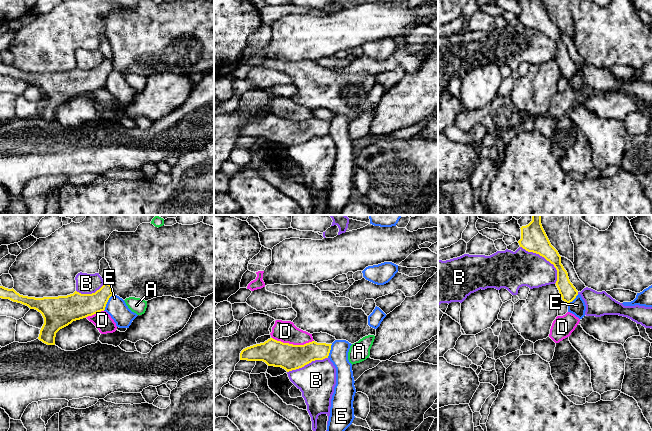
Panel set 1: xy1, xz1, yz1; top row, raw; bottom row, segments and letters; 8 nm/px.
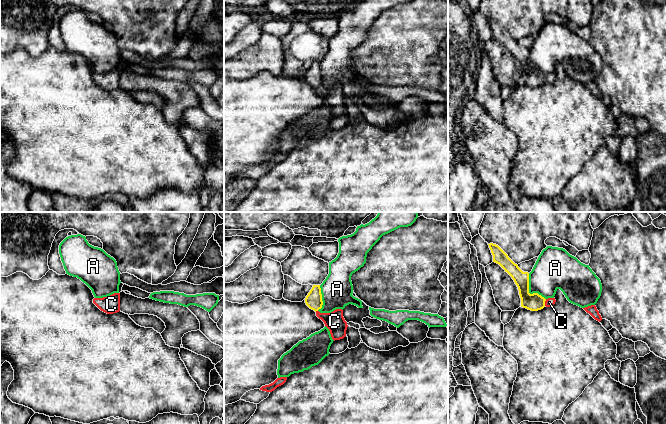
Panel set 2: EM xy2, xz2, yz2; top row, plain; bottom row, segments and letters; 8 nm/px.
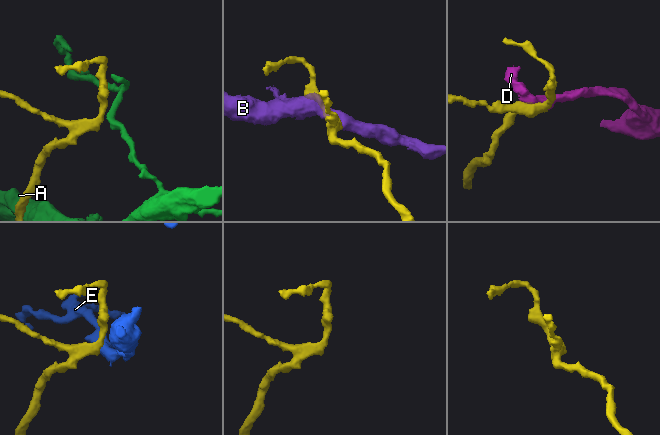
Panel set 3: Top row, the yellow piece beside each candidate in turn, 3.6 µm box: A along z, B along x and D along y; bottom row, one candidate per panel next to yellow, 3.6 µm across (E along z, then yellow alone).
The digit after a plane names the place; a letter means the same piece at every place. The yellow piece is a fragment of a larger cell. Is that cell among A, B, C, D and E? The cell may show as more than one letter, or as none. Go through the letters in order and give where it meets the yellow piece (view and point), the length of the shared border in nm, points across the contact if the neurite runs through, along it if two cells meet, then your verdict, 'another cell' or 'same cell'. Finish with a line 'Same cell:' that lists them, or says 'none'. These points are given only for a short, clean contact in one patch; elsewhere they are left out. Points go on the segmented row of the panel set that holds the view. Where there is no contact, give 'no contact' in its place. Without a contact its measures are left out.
A: contact yz2 (528, 291); length 260 nm; border yz2 (528, 273), (528, 291), (530, 293), (538, 293), (545, 299); another cell
B: contact yz1 (546, 259); length 420 nm; another cell
C: contact yz2 (544, 302); length 60 nm; way yz2 (534, 302), (544, 302), (549, 302); same cell
D: contact xz1 (292, 344); length 340 nm; border xz1 (272, 337), (293, 344), (305, 344), (313, 341); another cell
E: contact xy1 (107, 301); length 160 nm; border xy1 (113, 294), (103, 310); another cell
Same cell: C

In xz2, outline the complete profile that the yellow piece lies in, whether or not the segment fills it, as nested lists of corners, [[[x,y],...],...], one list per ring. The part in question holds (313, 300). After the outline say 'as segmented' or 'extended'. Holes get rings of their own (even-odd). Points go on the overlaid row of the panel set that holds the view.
[[[313,285],[312,289],[305,298],[306,305],[315,312],[322,308],[322,294],[320,285]]] | as segmented

